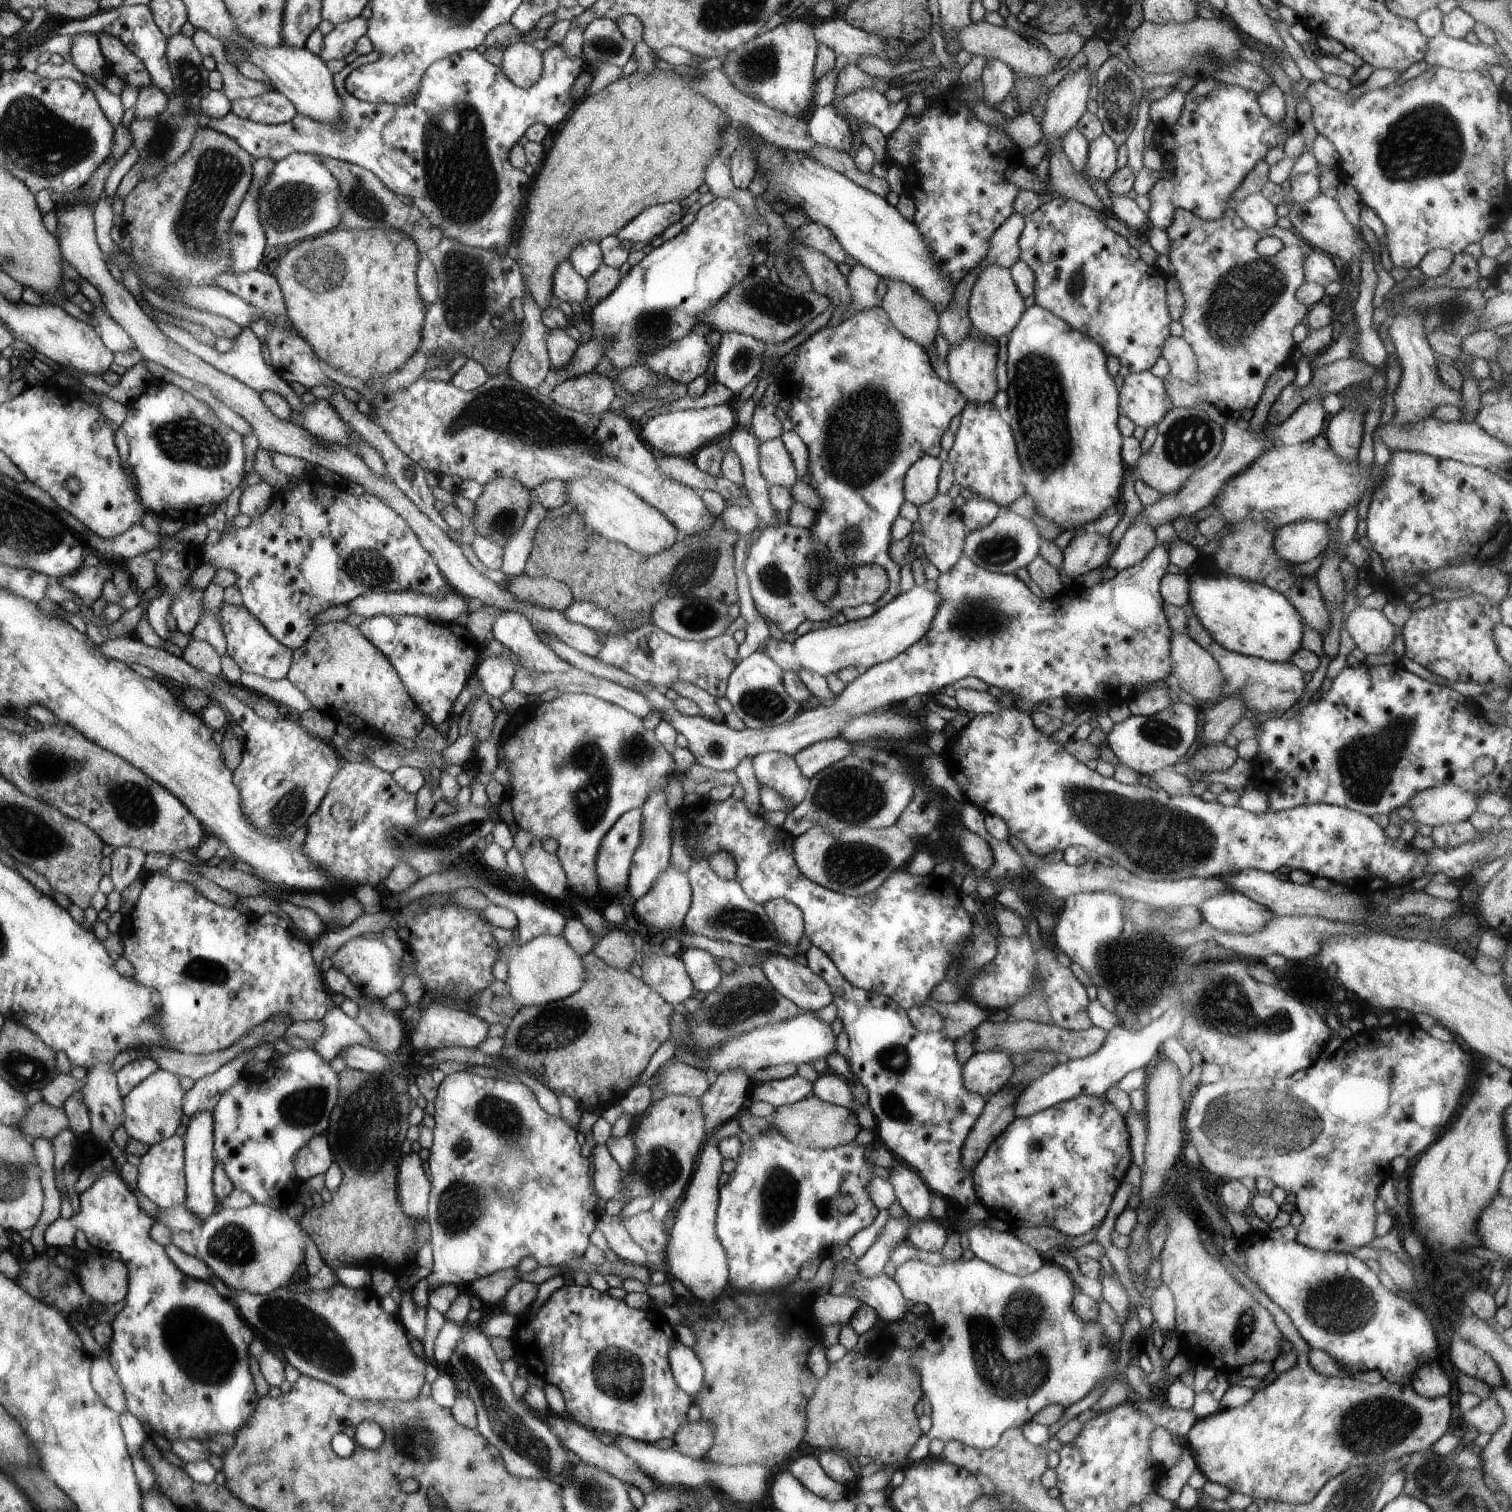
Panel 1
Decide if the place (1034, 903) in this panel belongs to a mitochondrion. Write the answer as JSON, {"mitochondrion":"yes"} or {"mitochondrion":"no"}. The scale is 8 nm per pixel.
{"mitochondrion":"no"}

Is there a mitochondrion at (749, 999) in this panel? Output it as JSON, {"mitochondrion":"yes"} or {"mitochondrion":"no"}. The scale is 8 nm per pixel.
{"mitochondrion":"yes"}

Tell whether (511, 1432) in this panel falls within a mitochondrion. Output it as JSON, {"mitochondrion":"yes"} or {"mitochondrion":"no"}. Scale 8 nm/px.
{"mitochondrion":"yes"}

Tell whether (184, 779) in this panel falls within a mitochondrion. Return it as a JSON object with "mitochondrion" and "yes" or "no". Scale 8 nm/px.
{"mitochondrion":"no"}

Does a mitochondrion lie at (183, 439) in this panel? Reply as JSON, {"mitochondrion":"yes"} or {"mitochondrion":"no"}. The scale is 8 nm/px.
{"mitochondrion":"yes"}

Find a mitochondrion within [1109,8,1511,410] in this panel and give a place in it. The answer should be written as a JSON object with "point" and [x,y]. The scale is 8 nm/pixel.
{"point":[1425,142]}

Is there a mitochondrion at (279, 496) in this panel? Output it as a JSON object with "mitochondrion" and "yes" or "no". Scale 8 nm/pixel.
{"mitochondrion":"no"}

